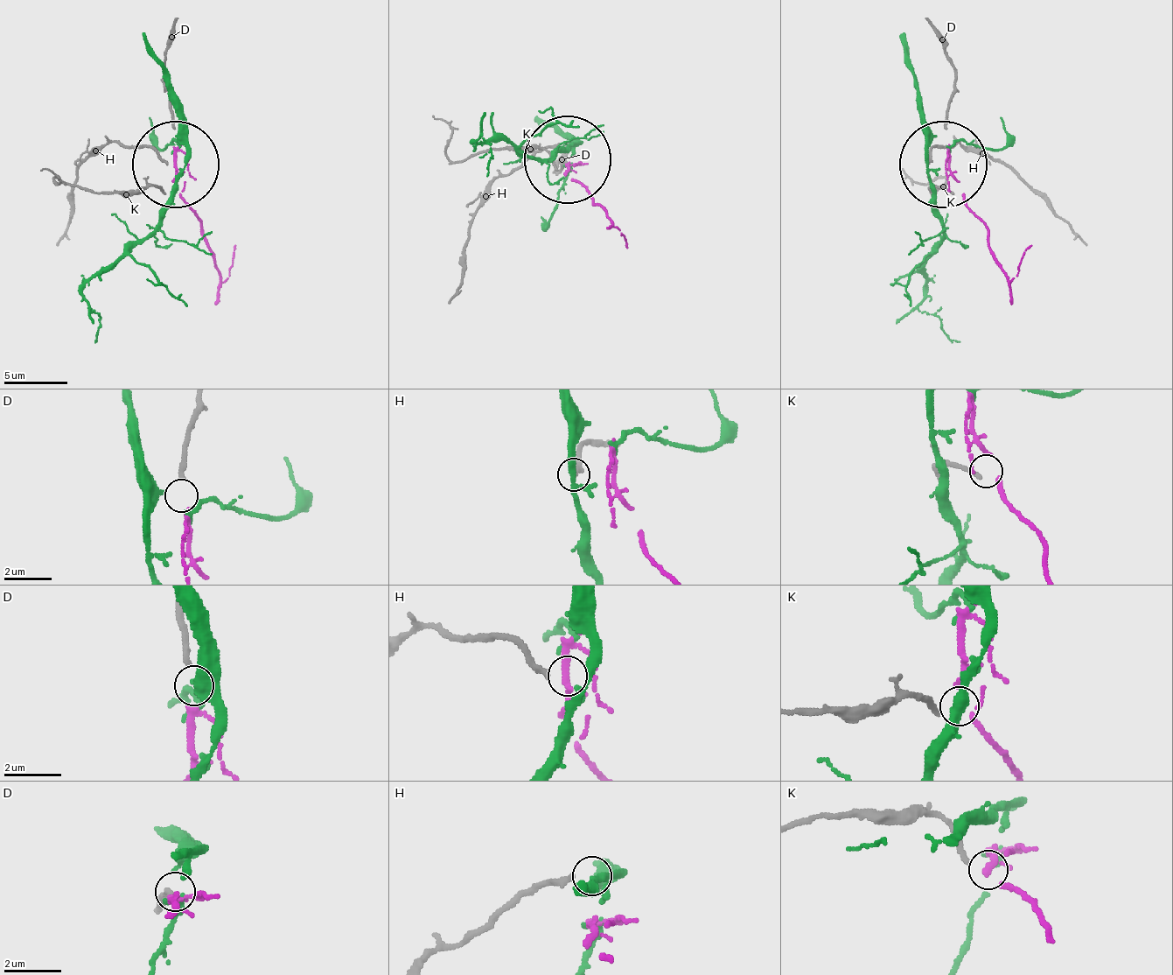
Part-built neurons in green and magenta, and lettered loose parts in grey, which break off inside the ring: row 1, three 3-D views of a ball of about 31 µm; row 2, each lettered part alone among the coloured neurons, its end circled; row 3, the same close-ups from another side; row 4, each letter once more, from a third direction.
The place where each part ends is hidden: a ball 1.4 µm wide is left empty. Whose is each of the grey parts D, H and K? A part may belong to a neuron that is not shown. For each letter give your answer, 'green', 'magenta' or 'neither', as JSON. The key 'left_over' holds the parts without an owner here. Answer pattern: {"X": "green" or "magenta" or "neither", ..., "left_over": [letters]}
{"D": "magenta", "H": "green", "K": "neither", "left_over": ["K"]}

